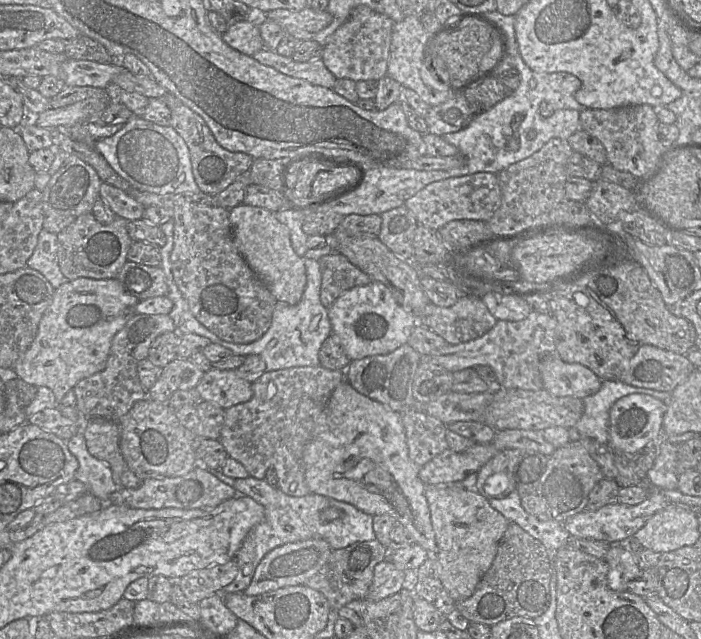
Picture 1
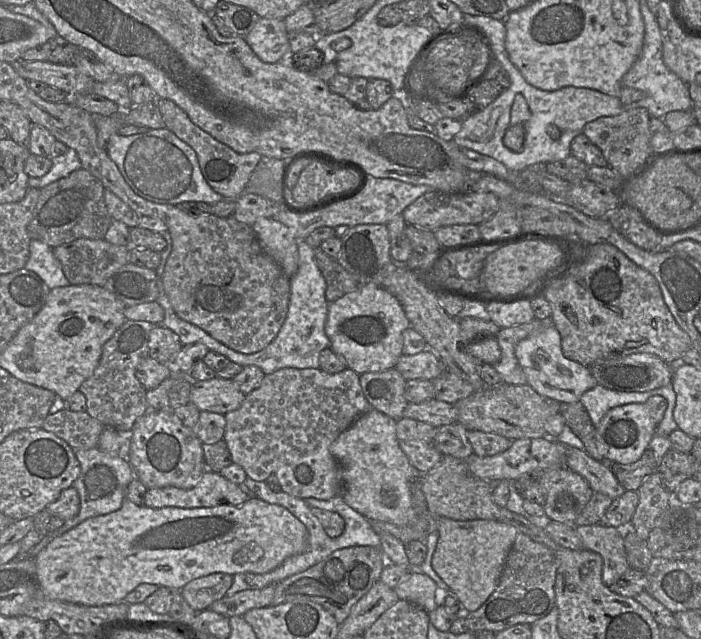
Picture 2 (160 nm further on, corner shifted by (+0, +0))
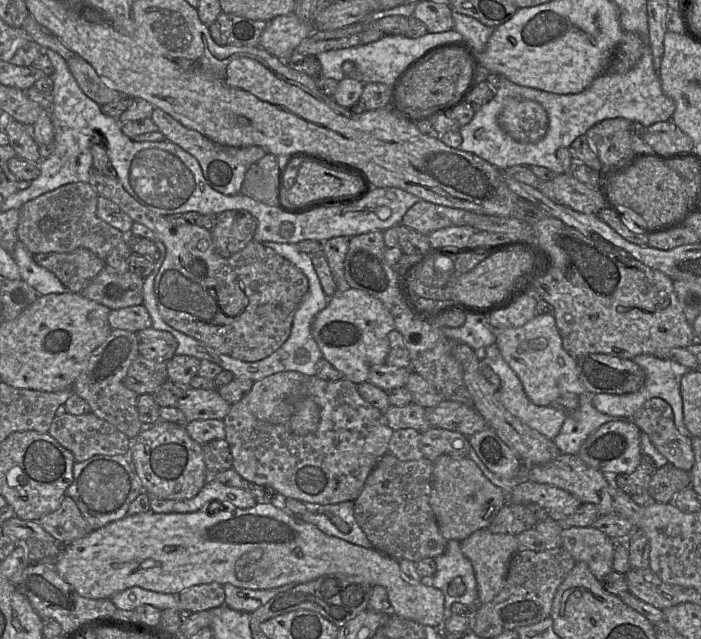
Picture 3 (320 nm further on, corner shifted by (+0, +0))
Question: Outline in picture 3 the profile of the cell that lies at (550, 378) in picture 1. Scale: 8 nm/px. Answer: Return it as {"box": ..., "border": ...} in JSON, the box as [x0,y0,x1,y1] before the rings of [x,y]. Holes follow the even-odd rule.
{"box":[495,314,585,406],"border":[[[553,314],[536,315],[517,328],[495,330],[496,344],[507,364],[520,379],[527,397],[537,406],[549,406],[556,398],[567,393],[585,392],[576,364],[562,346],[562,339]]]}

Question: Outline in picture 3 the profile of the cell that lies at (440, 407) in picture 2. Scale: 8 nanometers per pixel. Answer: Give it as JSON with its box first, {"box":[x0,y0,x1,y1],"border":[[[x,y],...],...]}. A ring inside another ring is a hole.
{"box":[383,403,431,433],"border":[[[415,403],[403,407],[389,406],[383,414],[394,431],[412,428],[422,433],[431,428],[427,419],[427,409]]]}

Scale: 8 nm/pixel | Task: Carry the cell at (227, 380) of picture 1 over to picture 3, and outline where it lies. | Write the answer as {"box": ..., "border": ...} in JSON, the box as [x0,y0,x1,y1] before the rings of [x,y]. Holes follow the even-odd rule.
{"box":[176,387,231,422],"border":[[[187,387],[176,407],[188,422],[196,420],[223,420],[231,404],[225,401],[218,389],[204,390]]]}

